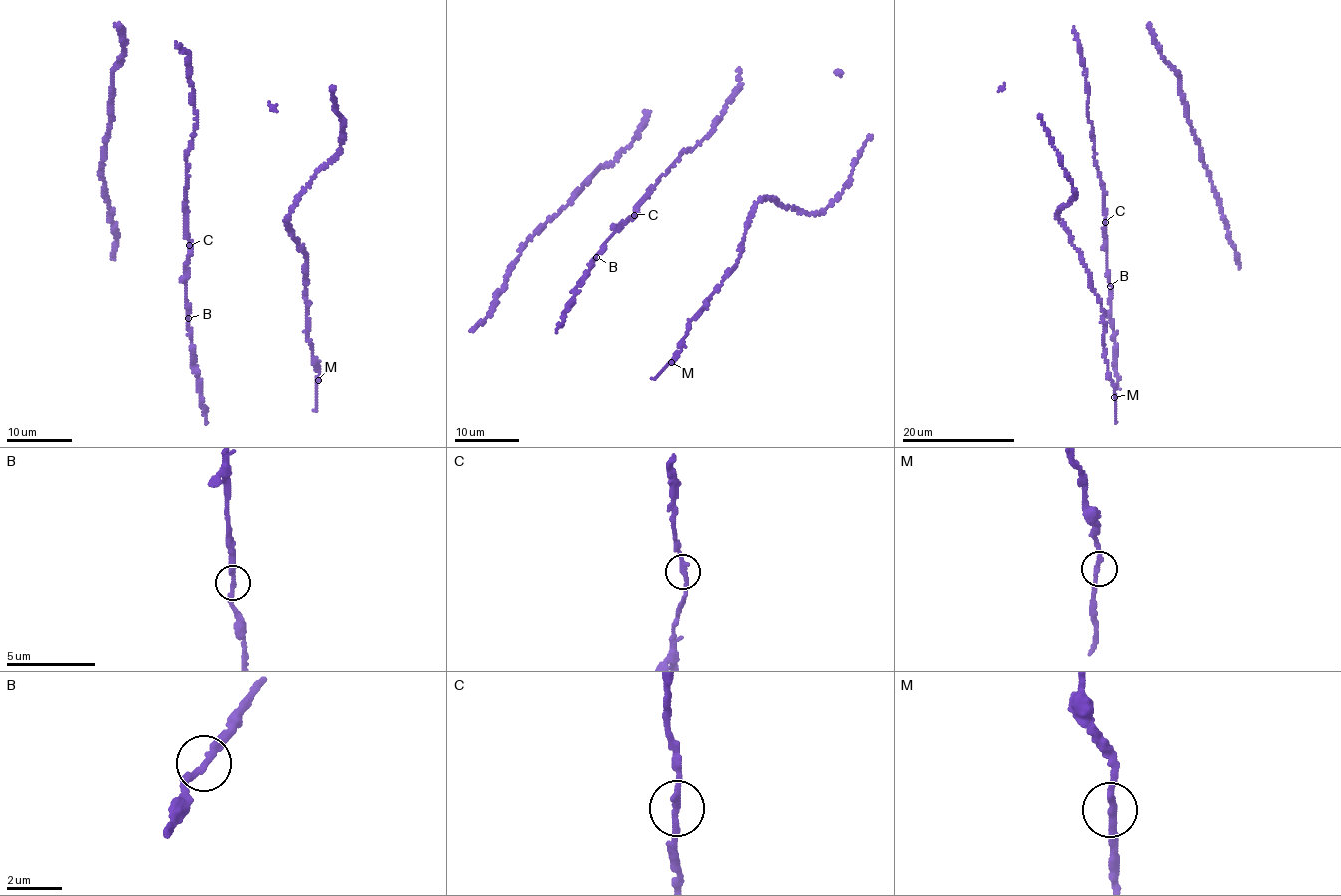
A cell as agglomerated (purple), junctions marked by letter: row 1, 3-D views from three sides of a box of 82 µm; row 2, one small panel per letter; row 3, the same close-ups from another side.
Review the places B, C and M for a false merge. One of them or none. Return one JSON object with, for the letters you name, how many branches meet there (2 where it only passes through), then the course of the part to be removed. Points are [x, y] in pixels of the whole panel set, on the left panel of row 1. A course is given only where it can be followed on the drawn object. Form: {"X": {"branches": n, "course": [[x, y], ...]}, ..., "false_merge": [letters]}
{"false_merge": []}

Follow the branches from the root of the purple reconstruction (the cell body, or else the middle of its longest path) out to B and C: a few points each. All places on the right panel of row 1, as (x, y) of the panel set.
B: (1086, 87), (1086, 115), (1093, 127), (1094, 165), (1103, 185), (1110, 286)
C: (1086, 87), (1086, 115), (1093, 127), (1094, 165), (1103, 185), (1105, 222)

